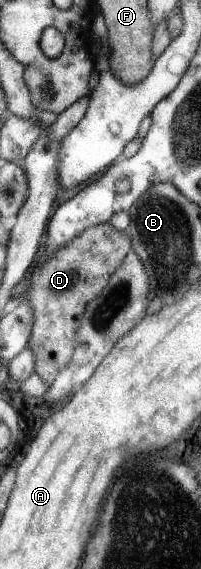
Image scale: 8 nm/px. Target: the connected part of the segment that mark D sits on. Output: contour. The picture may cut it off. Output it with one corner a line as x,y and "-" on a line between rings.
107,221
87,228
53,256
47,256
47,260
42,260
32,271
32,276
27,278
27,283
32,285
27,289
27,298
33,308
28,347
35,356
34,372
49,387
73,356
75,332
81,326
85,306
106,288
109,276
119,268
123,258
129,254
129,248
131,240
125,230
117,230

